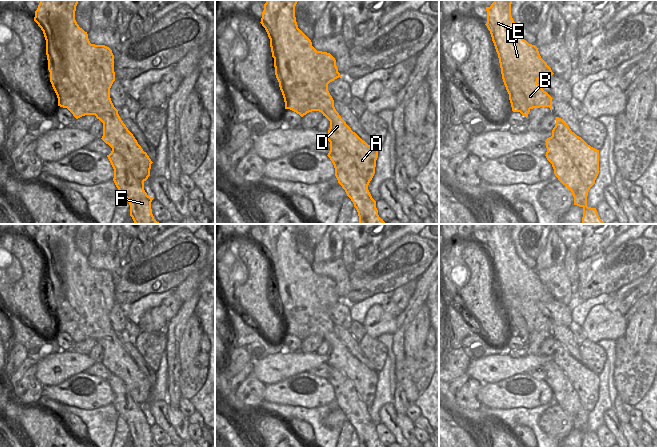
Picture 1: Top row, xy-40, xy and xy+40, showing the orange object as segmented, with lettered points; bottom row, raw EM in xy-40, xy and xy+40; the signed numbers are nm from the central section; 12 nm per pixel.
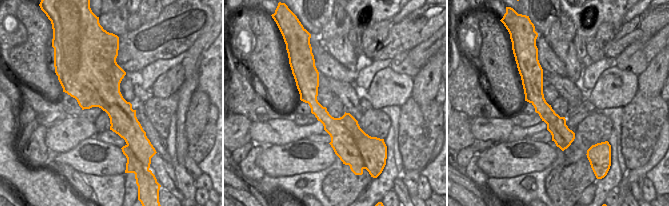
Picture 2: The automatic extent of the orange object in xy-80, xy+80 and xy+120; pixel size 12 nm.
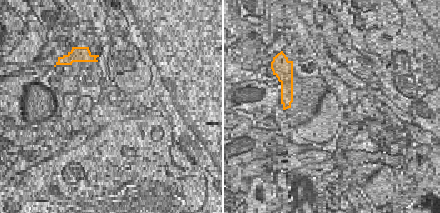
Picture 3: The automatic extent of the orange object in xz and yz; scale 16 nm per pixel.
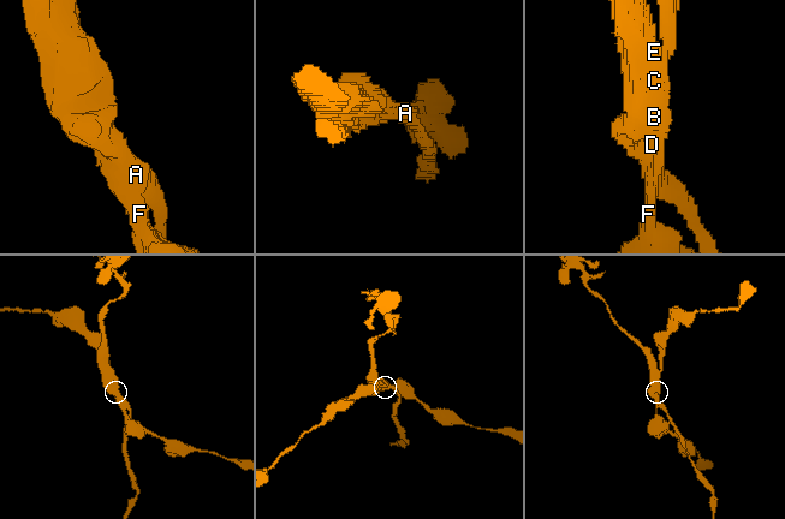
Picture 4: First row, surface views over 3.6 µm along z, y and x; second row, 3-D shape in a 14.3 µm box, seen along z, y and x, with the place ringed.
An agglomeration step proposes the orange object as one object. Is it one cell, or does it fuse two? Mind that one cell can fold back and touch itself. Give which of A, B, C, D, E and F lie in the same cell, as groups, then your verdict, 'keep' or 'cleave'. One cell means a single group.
A B D E / C F | cleave

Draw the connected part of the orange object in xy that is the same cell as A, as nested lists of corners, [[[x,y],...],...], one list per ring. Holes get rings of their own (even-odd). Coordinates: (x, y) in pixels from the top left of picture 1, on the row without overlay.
[[[267,224],[261,248],[270,263],[275,299],[285,333],[301,341],[319,335],[330,345],[327,364],[345,374],[368,407],[375,398],[378,374],[363,365],[341,342],[334,331],[328,308],[342,301],[335,282],[317,275],[311,264],[298,252],[295,230],[298,224]],[[299,269],[302,287],[287,287],[284,272]]]

